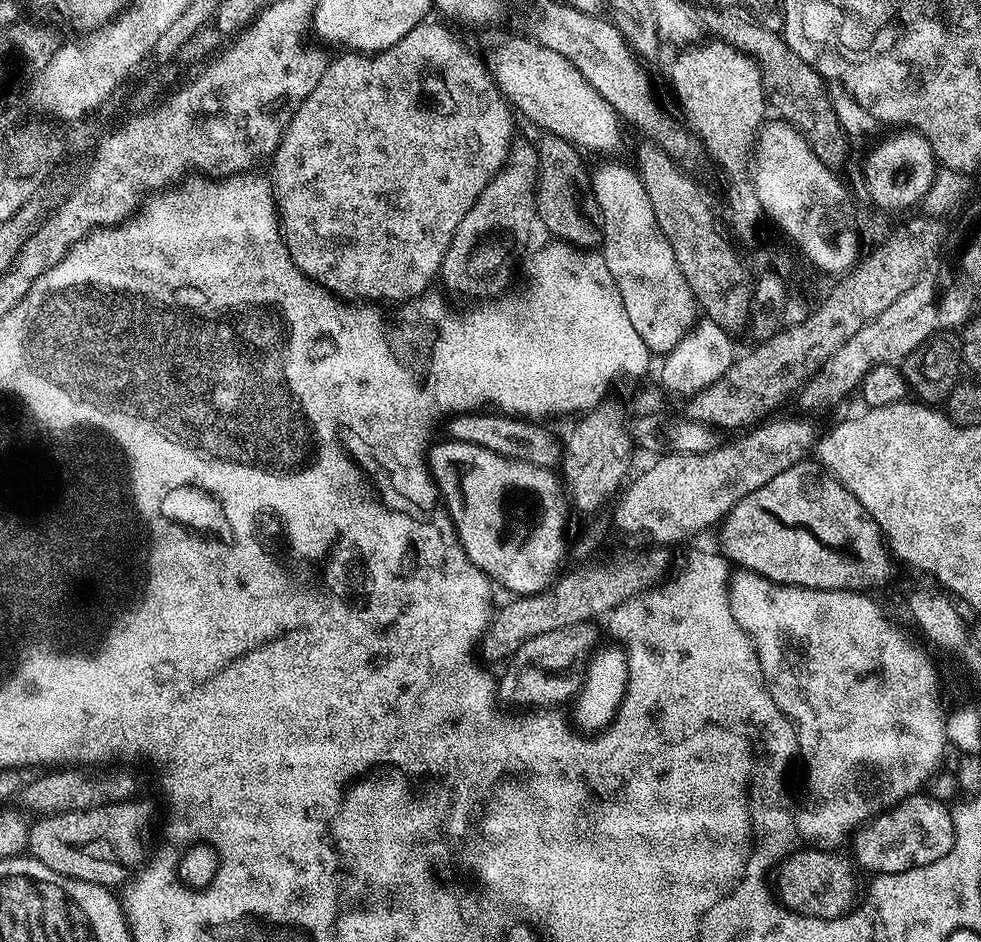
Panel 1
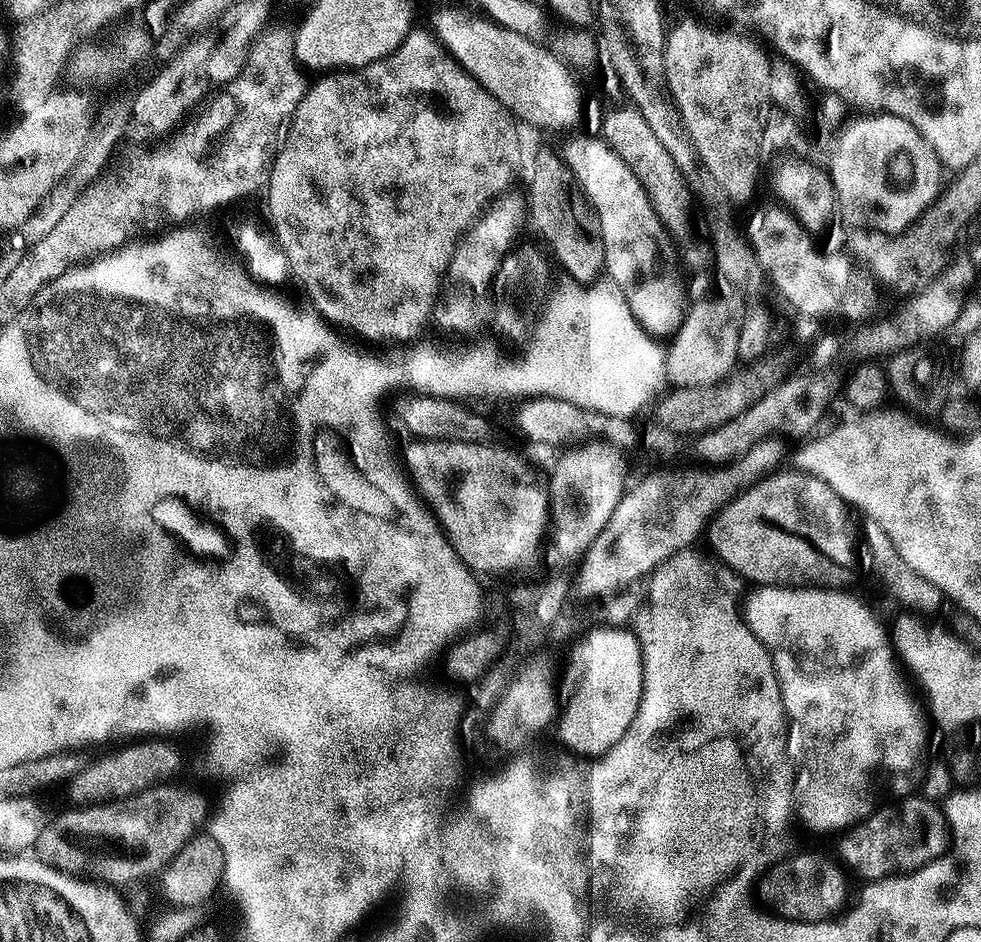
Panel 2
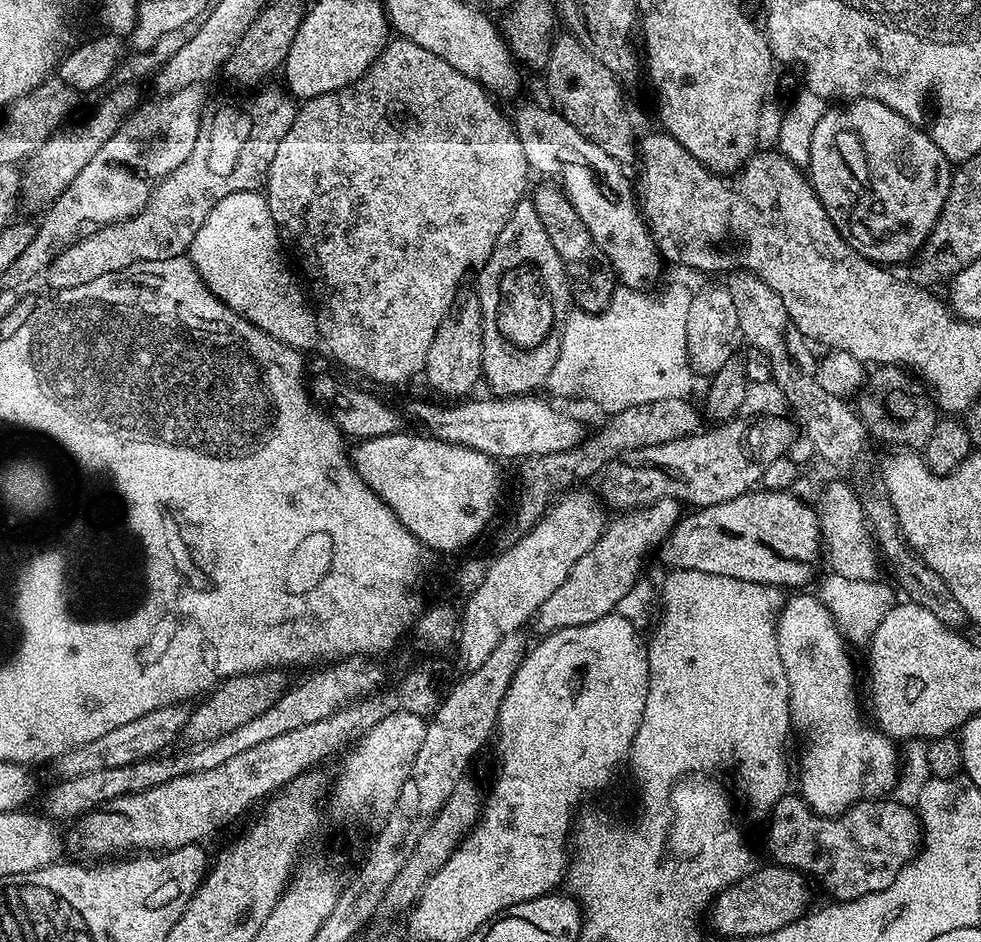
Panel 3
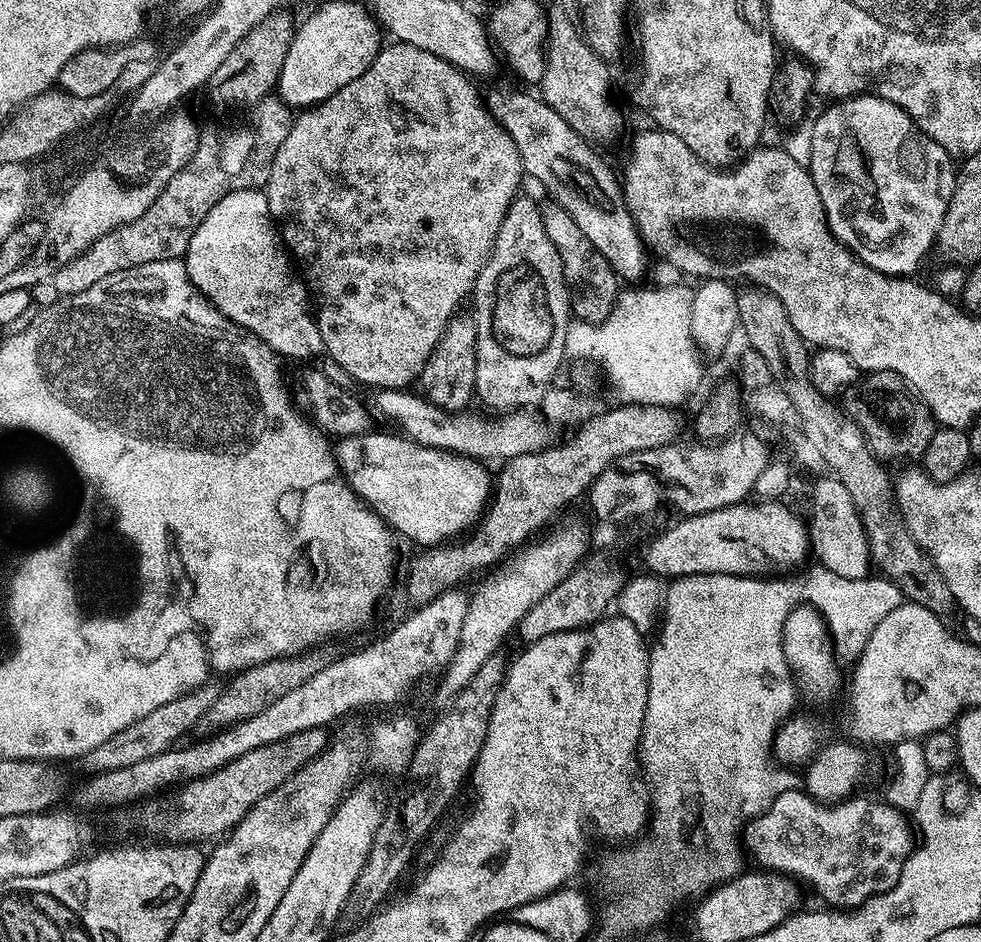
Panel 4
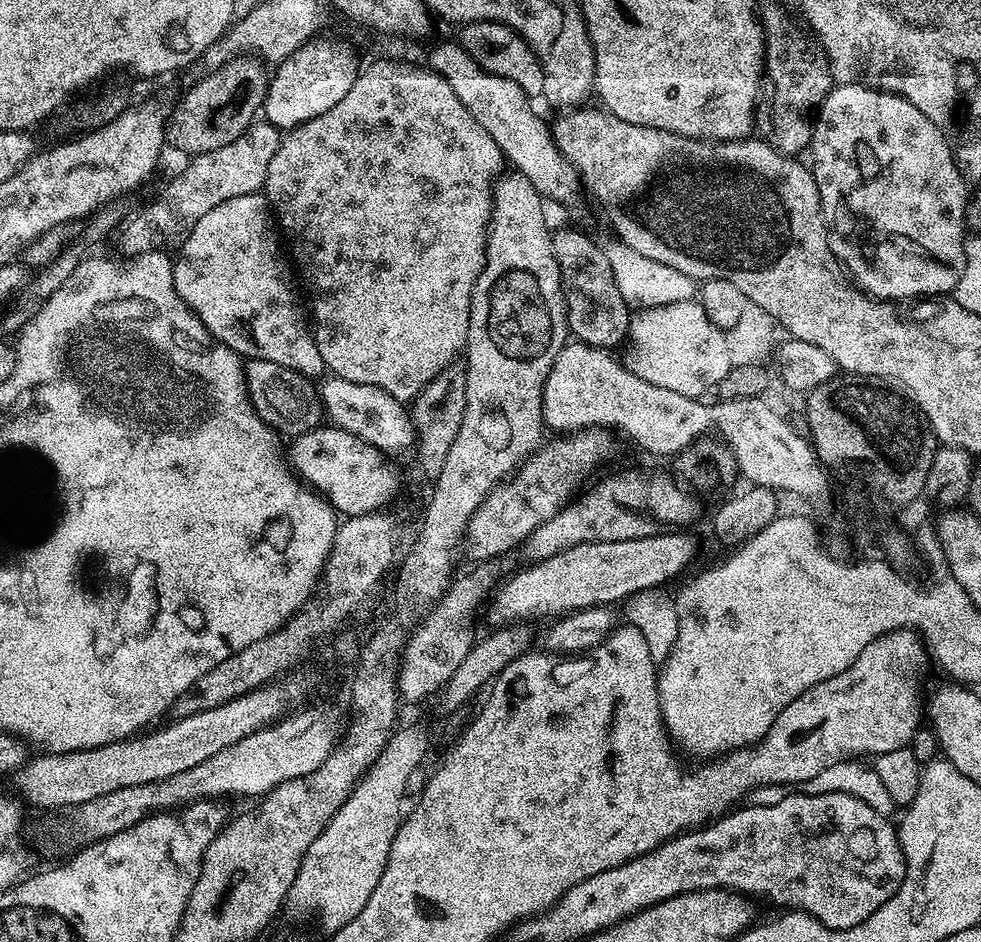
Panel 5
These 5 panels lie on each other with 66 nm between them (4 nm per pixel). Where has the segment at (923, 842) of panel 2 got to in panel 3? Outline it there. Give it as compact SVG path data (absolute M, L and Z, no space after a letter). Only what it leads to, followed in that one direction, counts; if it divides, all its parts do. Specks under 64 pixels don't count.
M786 794L776 803L772 818L772 825L768 828L768 848L776 859L773 861L812 878L824 876L824 884L832 895L831 899L836 902L860 900L886 890L903 868L916 859L922 848L922 825L917 809L902 805L893 798L861 800L843 816L820 816L799 795Z

